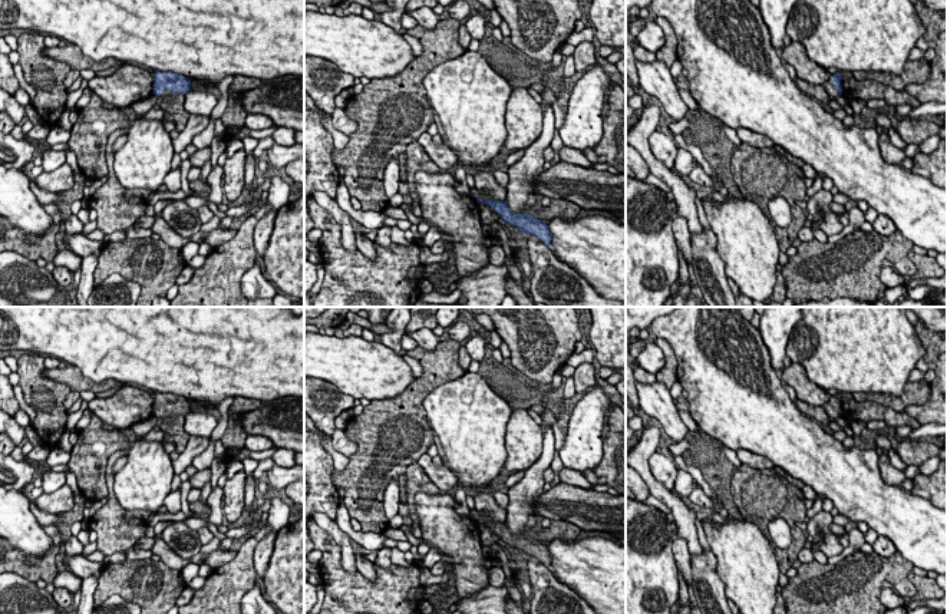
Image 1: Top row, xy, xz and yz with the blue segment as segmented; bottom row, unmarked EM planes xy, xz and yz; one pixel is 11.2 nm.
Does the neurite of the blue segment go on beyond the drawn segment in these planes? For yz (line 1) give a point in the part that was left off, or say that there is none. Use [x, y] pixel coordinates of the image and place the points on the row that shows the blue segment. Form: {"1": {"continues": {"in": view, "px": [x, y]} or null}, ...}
{"1": {"continues": {"in": "yz", "px": [828, 86]}}}

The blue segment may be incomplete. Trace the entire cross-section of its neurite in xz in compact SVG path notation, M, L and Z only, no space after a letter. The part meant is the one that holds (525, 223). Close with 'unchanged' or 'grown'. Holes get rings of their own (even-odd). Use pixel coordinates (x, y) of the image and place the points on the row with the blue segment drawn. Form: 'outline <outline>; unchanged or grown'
outline M471 188L469 195L475 197L478 204L482 202L491 207L501 215L501 219L505 222L517 227L519 231L525 232L527 235L537 235L545 245L551 245L551 232L545 221L538 219L527 212L514 214L505 201L494 201L488 194L481 194L476 188Z; grown

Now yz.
outline M837 72L828 82L825 82L822 86L826 90L826 93L832 98L841 96L842 95L842 75Z; grown

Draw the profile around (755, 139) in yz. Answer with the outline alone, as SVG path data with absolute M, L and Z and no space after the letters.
M738 128L736 135L739 136L742 143L749 143L753 148L772 148L775 145L771 138L745 128Z

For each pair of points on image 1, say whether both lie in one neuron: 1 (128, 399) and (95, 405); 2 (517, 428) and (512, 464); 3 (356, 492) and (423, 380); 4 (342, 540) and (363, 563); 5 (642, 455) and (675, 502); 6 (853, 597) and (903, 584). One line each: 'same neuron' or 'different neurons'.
1: same neuron
2: same neuron
3: same neuron
4: different neurons
5: same neuron
6: same neuron

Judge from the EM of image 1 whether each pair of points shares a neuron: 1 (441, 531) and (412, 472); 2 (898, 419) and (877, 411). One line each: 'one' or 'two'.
1: two
2: one

